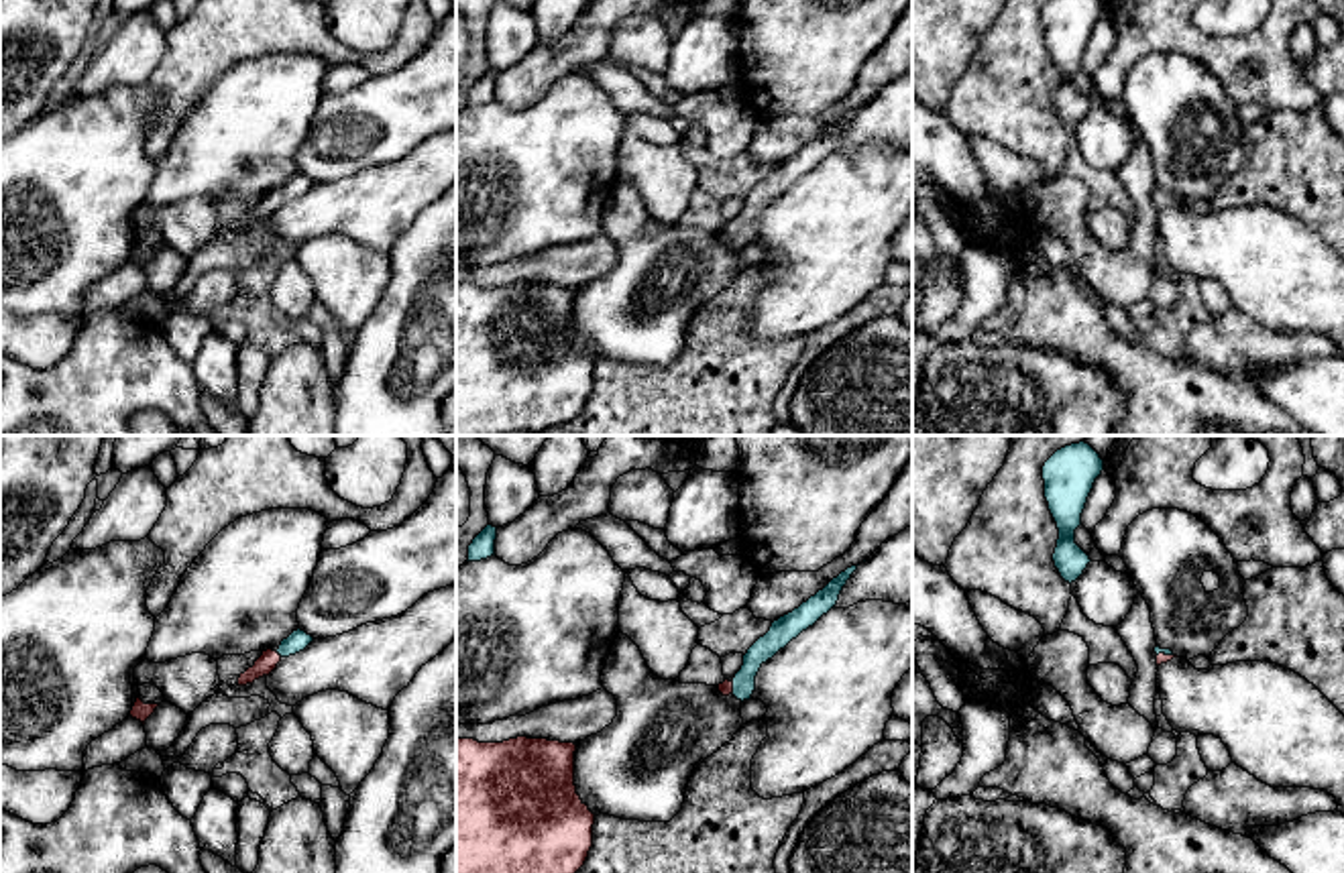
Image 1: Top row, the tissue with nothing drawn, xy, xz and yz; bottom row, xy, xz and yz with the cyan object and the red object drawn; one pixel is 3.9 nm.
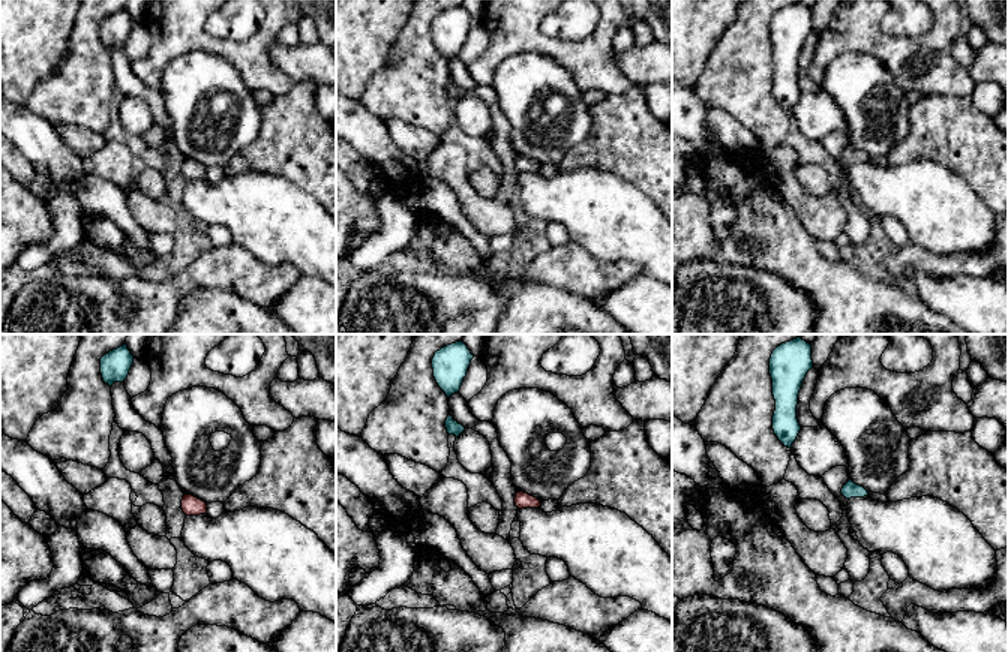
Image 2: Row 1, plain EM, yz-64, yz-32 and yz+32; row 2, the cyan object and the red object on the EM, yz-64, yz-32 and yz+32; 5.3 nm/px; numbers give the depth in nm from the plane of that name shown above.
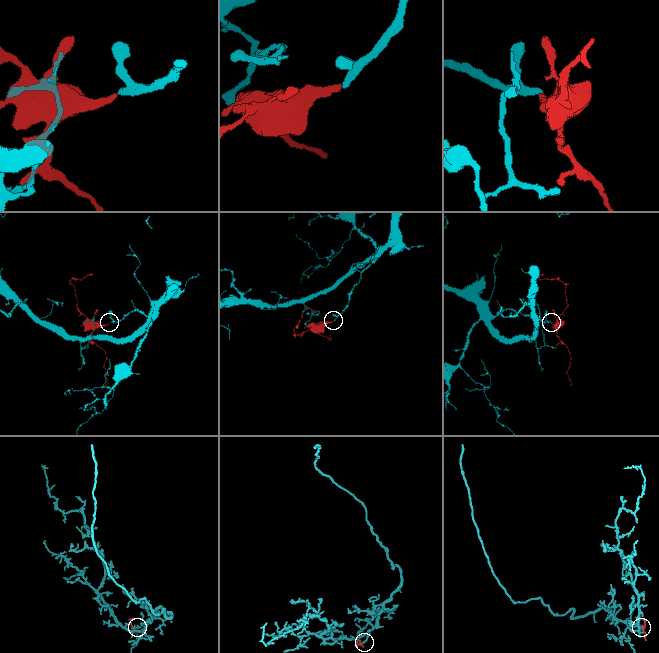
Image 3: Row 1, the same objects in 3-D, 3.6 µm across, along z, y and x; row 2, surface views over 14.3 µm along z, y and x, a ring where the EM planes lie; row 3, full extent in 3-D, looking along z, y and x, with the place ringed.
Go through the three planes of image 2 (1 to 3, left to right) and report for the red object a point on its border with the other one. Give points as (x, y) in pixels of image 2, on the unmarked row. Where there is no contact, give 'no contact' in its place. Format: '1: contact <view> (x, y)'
1: no contact
2: no contact
3: no contact

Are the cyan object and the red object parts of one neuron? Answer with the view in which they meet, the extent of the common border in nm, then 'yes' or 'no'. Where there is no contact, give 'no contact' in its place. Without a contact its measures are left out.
meets cyan in xy; contact 40 nm long; yes

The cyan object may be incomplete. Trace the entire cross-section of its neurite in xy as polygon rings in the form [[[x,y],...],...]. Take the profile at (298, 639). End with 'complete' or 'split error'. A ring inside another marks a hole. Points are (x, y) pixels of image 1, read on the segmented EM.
[[[301,629],[293,631],[287,639],[281,641],[277,651],[273,649],[263,651],[255,665],[240,674],[238,686],[246,686],[263,676],[269,676],[283,657],[303,651],[312,641],[314,637],[307,635],[305,631]]]; split error

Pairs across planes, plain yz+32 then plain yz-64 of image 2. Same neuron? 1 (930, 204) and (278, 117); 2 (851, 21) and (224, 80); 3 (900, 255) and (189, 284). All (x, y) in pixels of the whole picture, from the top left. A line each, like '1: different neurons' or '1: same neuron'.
1: different neurons
2: different neurons
3: same neuron

